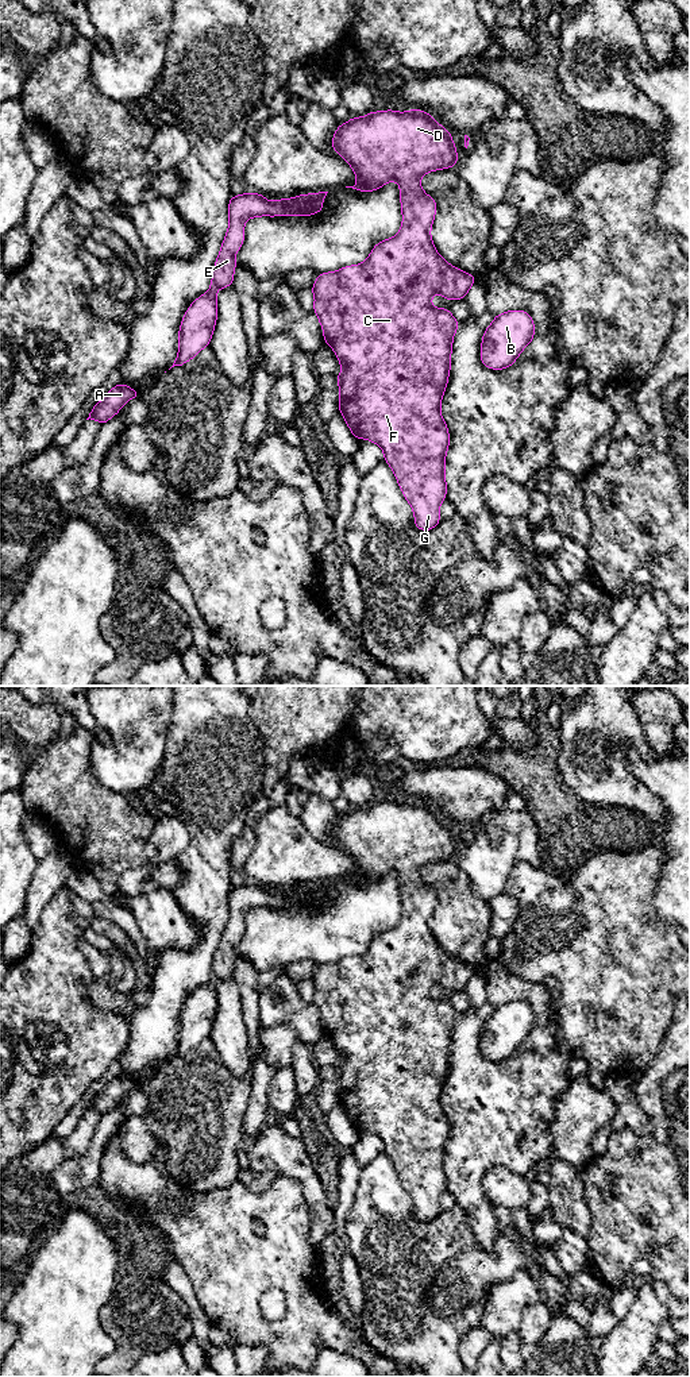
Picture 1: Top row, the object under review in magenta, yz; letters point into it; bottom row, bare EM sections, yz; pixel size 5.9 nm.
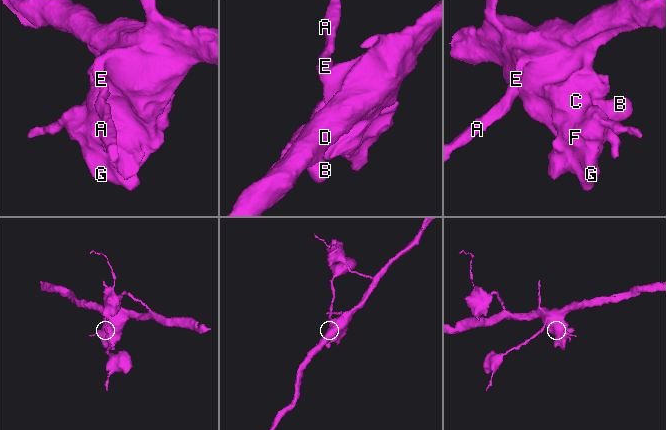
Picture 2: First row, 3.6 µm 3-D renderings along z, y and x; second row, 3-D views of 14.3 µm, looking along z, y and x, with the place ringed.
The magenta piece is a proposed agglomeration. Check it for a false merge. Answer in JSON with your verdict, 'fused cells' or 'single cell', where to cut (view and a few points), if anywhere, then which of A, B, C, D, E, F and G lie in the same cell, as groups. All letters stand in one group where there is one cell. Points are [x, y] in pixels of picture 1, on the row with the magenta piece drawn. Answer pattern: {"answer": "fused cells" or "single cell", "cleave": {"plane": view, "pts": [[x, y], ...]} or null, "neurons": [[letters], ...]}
{"answer": "single cell", "cleave": null, "neurons": [["A", "B", "C", "D", "E", "F", "G"]]}

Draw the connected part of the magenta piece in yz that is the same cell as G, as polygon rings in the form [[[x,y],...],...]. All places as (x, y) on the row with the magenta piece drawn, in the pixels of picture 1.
[[[386,109],[386,111],[382,111],[382,112],[377,112],[377,111],[371,111],[367,116],[361,116],[361,117],[351,117],[347,123],[343,123],[343,124],[339,124],[339,127],[336,128],[334,136],[332,136],[332,151],[338,153],[350,166],[351,169],[354,170],[355,176],[356,176],[356,182],[354,186],[346,186],[346,188],[352,188],[358,192],[375,192],[377,189],[382,188],[385,184],[388,184],[389,181],[396,181],[400,186],[400,201],[401,201],[401,213],[402,213],[402,223],[401,223],[401,228],[398,231],[398,234],[393,238],[389,238],[389,239],[385,239],[379,243],[377,243],[370,255],[367,256],[367,259],[363,262],[363,263],[359,263],[359,265],[352,265],[352,266],[344,266],[336,271],[328,271],[328,273],[321,273],[321,274],[317,274],[316,277],[316,281],[313,284],[313,286],[311,288],[313,296],[315,296],[315,304],[313,304],[313,312],[317,315],[319,317],[319,323],[323,328],[323,336],[324,336],[324,343],[327,343],[335,352],[340,366],[342,366],[342,374],[340,375],[335,375],[335,379],[338,381],[338,385],[339,385],[339,393],[340,393],[340,400],[339,400],[339,412],[340,414],[343,416],[346,424],[348,425],[352,436],[355,439],[365,439],[365,440],[369,440],[369,441],[373,441],[375,444],[378,444],[381,448],[382,448],[382,452],[383,452],[383,460],[389,464],[389,467],[393,470],[394,472],[394,477],[398,482],[398,486],[400,486],[400,490],[402,491],[404,494],[404,498],[409,502],[412,510],[413,510],[413,516],[415,516],[415,525],[417,529],[420,531],[431,531],[433,528],[437,526],[437,524],[440,522],[440,512],[439,512],[439,508],[442,505],[442,502],[444,501],[444,498],[447,497],[447,483],[446,483],[446,455],[447,455],[447,450],[448,450],[448,446],[450,446],[450,432],[448,432],[448,428],[447,428],[447,424],[446,421],[443,420],[442,417],[442,412],[440,412],[440,405],[442,405],[442,398],[443,398],[443,394],[447,389],[447,383],[448,383],[448,375],[450,375],[450,370],[451,370],[451,352],[452,352],[452,342],[454,342],[454,335],[456,332],[456,329],[459,328],[459,324],[456,321],[456,319],[452,316],[452,313],[446,309],[446,308],[433,308],[432,304],[431,304],[431,300],[432,300],[432,296],[435,293],[439,293],[442,294],[446,300],[465,300],[467,292],[470,290],[470,288],[474,285],[474,282],[477,281],[477,277],[473,275],[473,274],[469,274],[469,273],[465,273],[463,270],[459,270],[456,269],[455,266],[450,265],[444,258],[442,258],[439,254],[437,254],[437,250],[436,247],[433,246],[433,242],[432,242],[432,238],[431,238],[431,228],[432,228],[432,224],[433,224],[433,219],[435,219],[435,215],[436,215],[436,200],[433,197],[429,197],[421,188],[420,185],[420,180],[421,177],[425,174],[425,173],[429,173],[429,171],[436,171],[436,170],[442,170],[442,169],[450,169],[450,167],[454,167],[459,159],[458,154],[456,154],[456,147],[455,147],[455,143],[451,138],[451,132],[452,131],[447,131],[442,127],[440,123],[437,123],[432,115],[429,115],[428,112],[425,111],[421,111],[421,109],[410,109],[410,111],[406,111],[406,112],[397,112],[397,111],[393,111],[393,109]]]

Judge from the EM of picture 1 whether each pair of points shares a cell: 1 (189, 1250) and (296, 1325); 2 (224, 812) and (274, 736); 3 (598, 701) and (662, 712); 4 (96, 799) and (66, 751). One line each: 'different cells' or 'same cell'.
1: same cell
2: different cells
3: different cells
4: same cell

